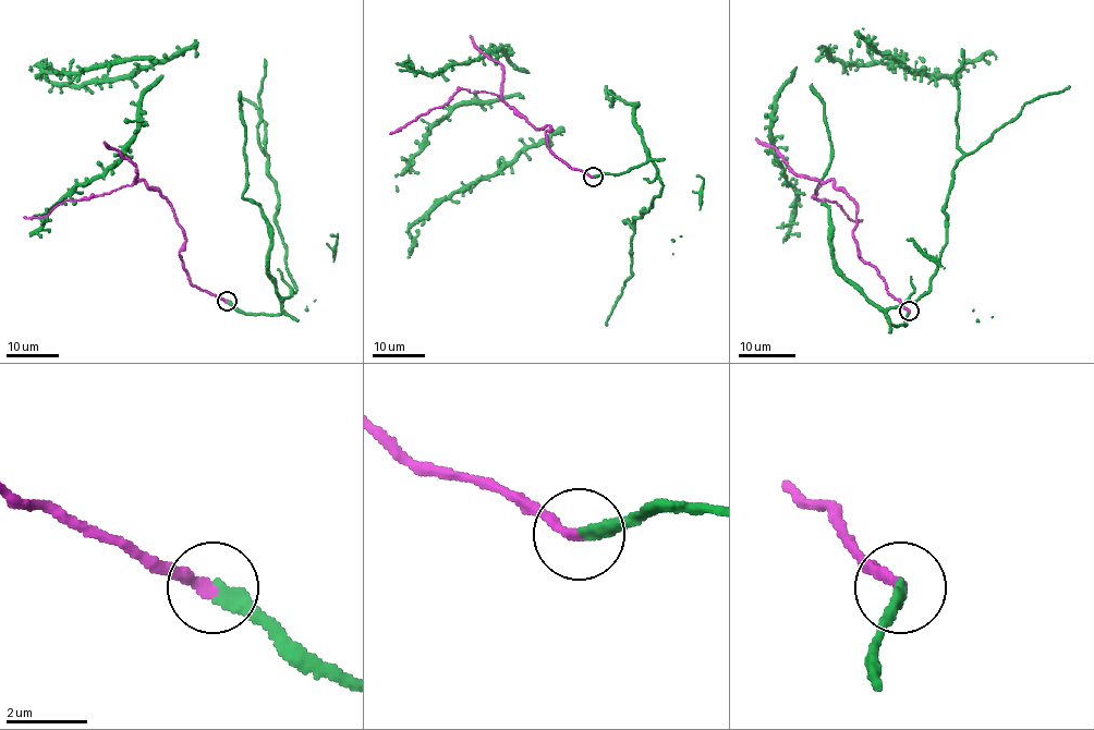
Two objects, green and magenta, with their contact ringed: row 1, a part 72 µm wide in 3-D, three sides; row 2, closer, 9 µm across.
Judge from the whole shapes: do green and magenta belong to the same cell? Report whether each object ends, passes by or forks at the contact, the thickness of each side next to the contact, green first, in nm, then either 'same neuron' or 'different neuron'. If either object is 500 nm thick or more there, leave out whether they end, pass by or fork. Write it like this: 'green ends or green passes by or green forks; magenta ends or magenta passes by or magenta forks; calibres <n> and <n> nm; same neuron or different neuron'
green ends; magenta ends; calibres 360 and 300 nm; same neuron

